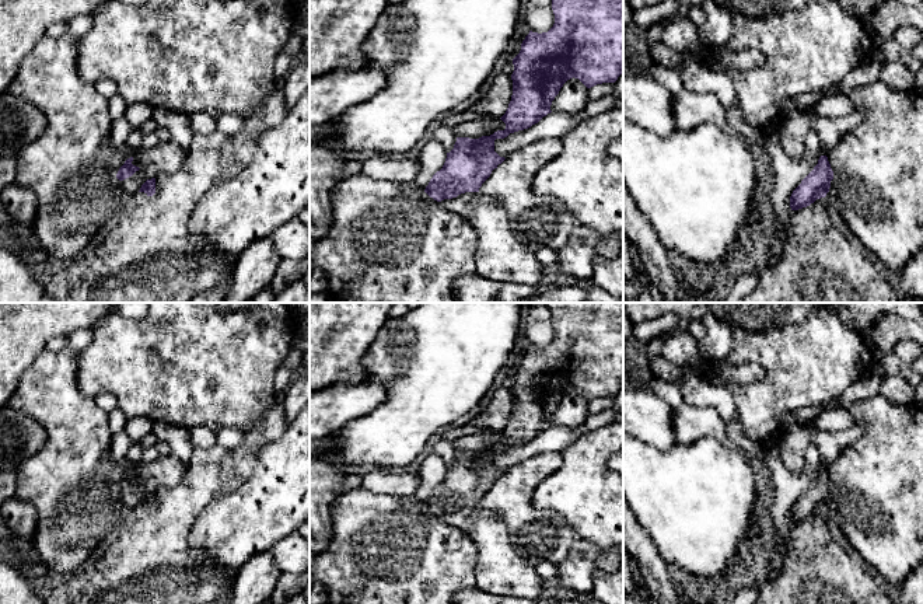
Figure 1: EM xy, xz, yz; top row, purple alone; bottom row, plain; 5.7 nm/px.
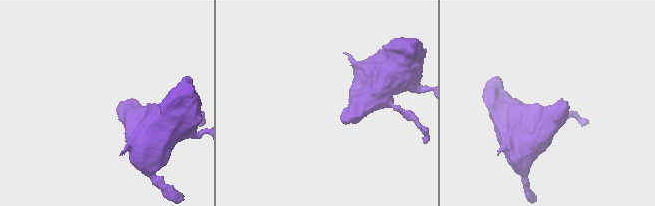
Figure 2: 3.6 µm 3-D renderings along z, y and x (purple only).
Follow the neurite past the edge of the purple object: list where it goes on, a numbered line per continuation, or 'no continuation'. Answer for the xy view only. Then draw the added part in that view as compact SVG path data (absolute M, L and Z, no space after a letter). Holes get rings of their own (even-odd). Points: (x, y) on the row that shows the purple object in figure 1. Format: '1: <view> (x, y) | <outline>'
1: xy (165, 156) | M160 142L153 149L137 150L132 164L139 167L132 177L122 181L125 195L133 195L141 185L158 174L179 170L188 156L188 150L172 142Z

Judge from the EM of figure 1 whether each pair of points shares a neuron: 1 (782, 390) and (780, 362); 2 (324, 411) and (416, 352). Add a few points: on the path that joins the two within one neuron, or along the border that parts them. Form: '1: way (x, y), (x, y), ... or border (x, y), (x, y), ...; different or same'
1: way (782, 383), (782, 369); same
2: way (346, 411), (381, 380), (388, 380), (394, 374); same

